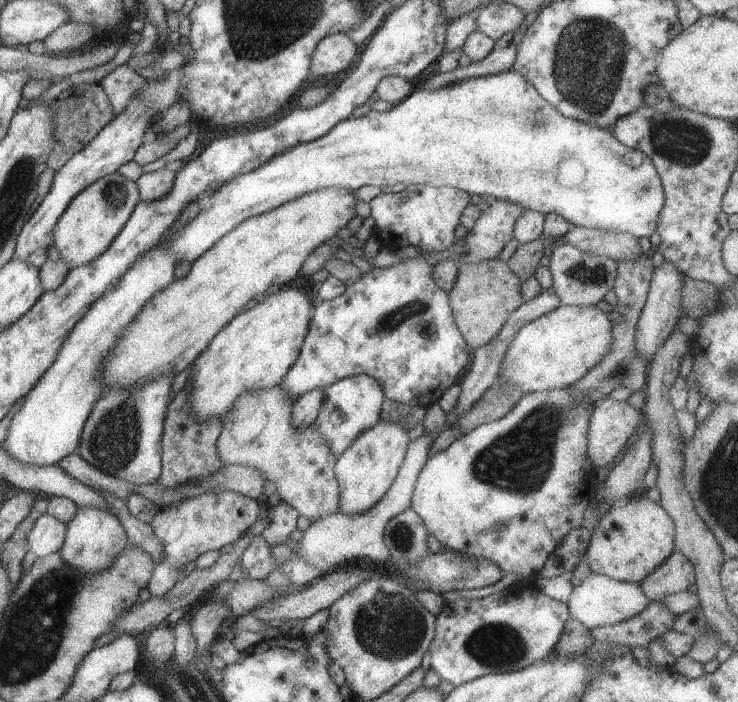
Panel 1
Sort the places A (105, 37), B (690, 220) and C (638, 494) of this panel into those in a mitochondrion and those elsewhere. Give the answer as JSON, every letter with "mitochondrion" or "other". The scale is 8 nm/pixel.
{"A":"other","B":"other","C":"other"}

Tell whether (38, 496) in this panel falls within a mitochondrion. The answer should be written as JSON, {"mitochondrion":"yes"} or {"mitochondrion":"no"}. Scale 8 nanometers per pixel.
{"mitochondrion":"no"}

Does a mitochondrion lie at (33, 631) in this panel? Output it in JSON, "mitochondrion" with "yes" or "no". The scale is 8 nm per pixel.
{"mitochondrion":"yes"}

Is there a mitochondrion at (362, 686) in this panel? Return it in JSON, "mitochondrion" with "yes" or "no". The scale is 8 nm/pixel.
{"mitochondrion":"no"}

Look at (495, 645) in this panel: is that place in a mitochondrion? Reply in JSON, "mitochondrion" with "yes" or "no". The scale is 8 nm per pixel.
{"mitochondrion":"yes"}

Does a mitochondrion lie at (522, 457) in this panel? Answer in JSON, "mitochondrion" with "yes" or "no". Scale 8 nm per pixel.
{"mitochondrion":"yes"}

